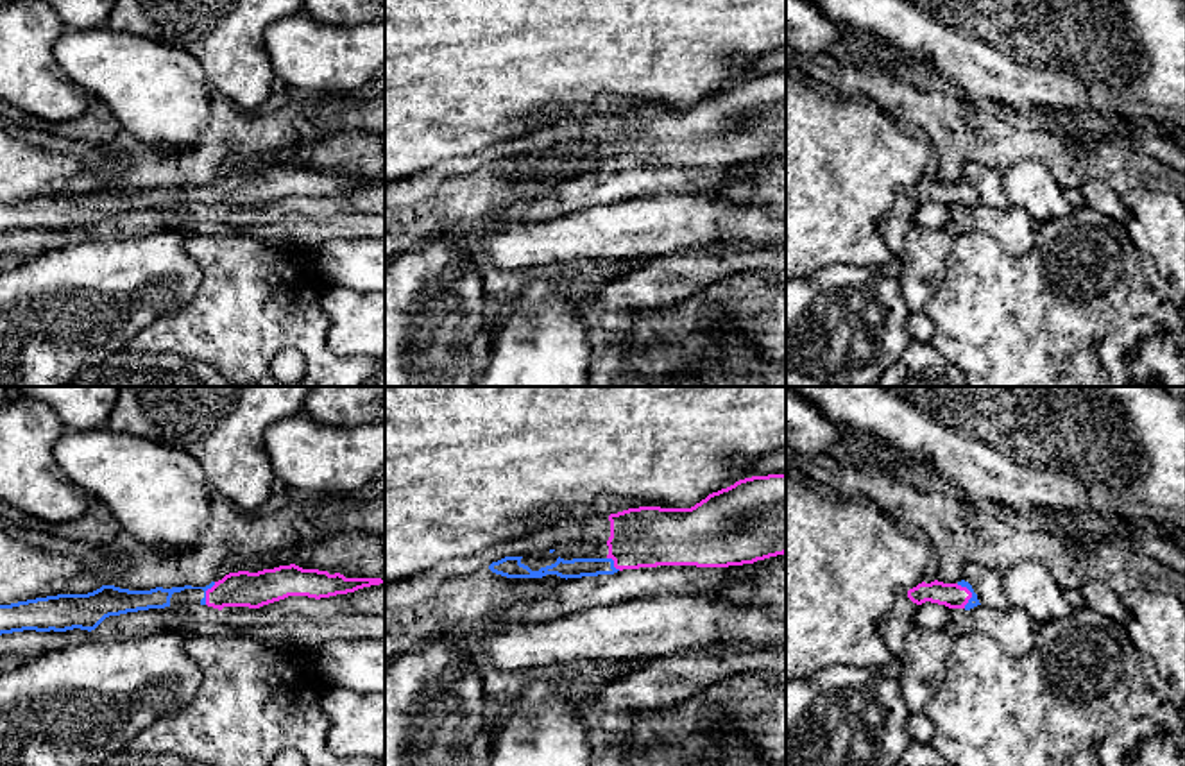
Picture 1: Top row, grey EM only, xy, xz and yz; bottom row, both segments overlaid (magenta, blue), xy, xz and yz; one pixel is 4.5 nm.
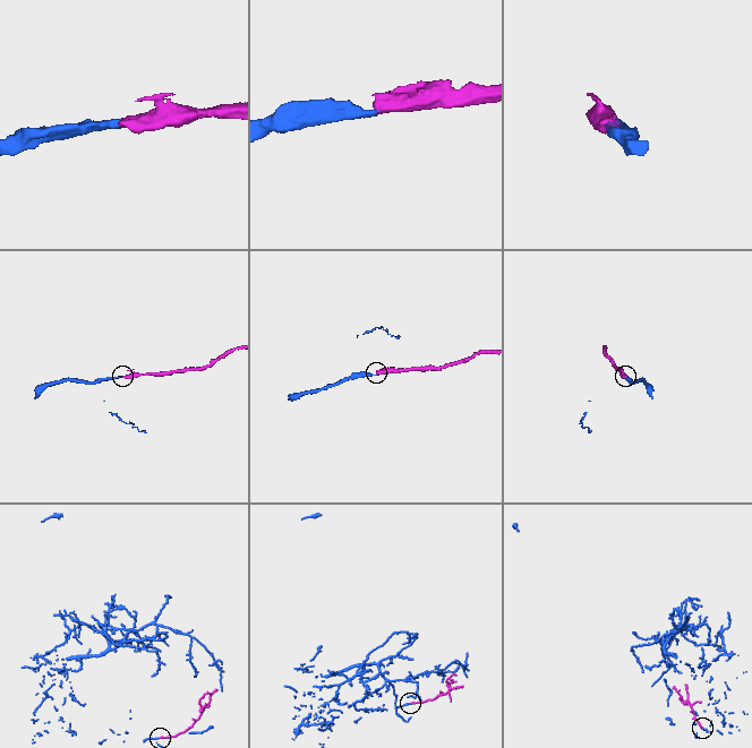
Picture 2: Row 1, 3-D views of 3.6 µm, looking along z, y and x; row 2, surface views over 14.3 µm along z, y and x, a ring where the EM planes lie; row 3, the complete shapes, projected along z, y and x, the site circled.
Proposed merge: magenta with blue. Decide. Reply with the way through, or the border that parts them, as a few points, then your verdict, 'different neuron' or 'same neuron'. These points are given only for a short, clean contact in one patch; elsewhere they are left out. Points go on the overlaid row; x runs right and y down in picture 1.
across yz (951, 595), (971, 593), (972, 602) | same neuron

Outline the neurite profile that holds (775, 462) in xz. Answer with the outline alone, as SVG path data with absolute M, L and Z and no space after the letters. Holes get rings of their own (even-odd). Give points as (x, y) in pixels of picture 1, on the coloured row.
M786 447L752 462L736 458L734 467L737 469L741 480L752 476L786 474Z

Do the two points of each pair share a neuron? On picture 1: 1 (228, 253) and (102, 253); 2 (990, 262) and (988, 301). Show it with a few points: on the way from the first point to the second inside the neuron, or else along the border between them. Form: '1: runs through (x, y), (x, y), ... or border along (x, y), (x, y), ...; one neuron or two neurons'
1: border along (187, 233), (185, 253), (199, 271), (196, 294); two neurons
2: runs through (988, 271), (988, 292); one neuron

